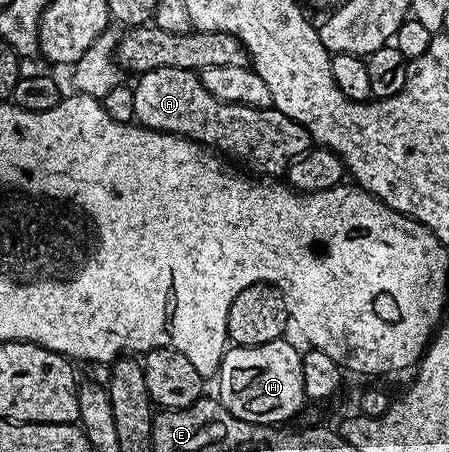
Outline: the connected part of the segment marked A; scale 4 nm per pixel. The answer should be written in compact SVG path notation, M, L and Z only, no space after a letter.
M152 68L152 72L137 75L133 88L136 96L134 122L137 125L165 134L180 134L183 138L213 148L235 163L247 162L251 175L281 175L295 158L311 149L310 133L296 124L296 120L273 108L253 110L250 106L216 100L216 96L204 88L201 77L195 71Z

